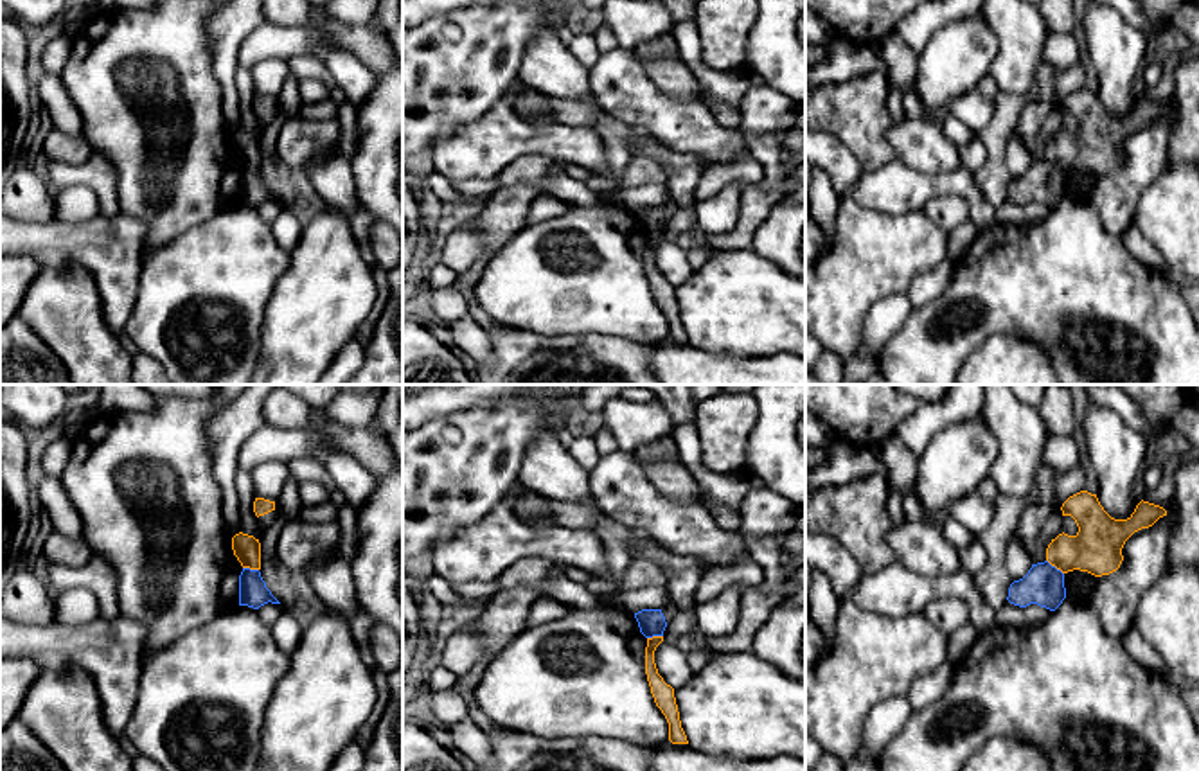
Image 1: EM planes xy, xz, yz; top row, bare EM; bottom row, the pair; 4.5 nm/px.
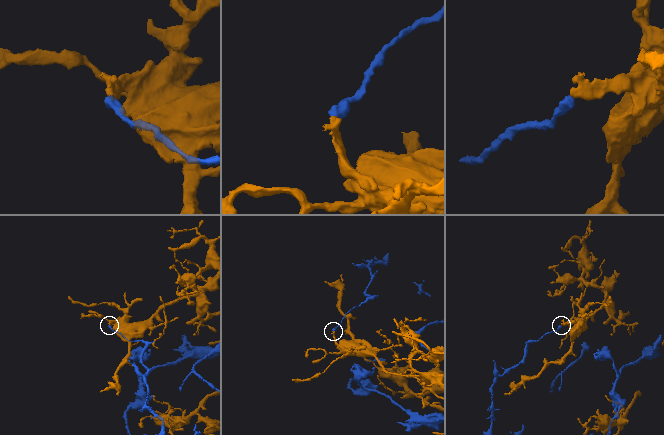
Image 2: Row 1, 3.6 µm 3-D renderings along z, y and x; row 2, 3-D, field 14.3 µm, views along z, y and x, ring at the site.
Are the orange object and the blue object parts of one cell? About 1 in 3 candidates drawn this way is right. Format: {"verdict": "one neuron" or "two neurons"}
{"verdict": "two neurons"}

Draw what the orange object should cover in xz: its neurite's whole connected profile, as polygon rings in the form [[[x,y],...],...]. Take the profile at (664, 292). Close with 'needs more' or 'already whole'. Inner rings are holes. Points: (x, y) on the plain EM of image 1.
[[[663,234],[647,235],[645,244],[645,271],[656,304],[662,307],[669,320],[669,338],[672,341],[688,341],[681,325],[679,309],[674,295],[674,286],[663,279],[654,261],[654,248],[663,239]]]; already whole

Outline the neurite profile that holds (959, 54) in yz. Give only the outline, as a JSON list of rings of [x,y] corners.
[[[981,14],[942,25],[917,54],[917,93],[924,115],[942,119],[947,102],[974,90],[998,54]]]

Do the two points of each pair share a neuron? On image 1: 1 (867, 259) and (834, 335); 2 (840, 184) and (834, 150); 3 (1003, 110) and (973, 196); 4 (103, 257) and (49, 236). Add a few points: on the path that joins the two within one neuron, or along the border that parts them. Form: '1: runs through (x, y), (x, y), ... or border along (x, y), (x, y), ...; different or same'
1: runs through (851, 277), (834, 293), (834, 317); same
2: runs through (840, 175), (836, 159); same
3: border along (973, 175), (982, 196), (994, 209); different
4: runs through (90, 245), (62, 243); same

